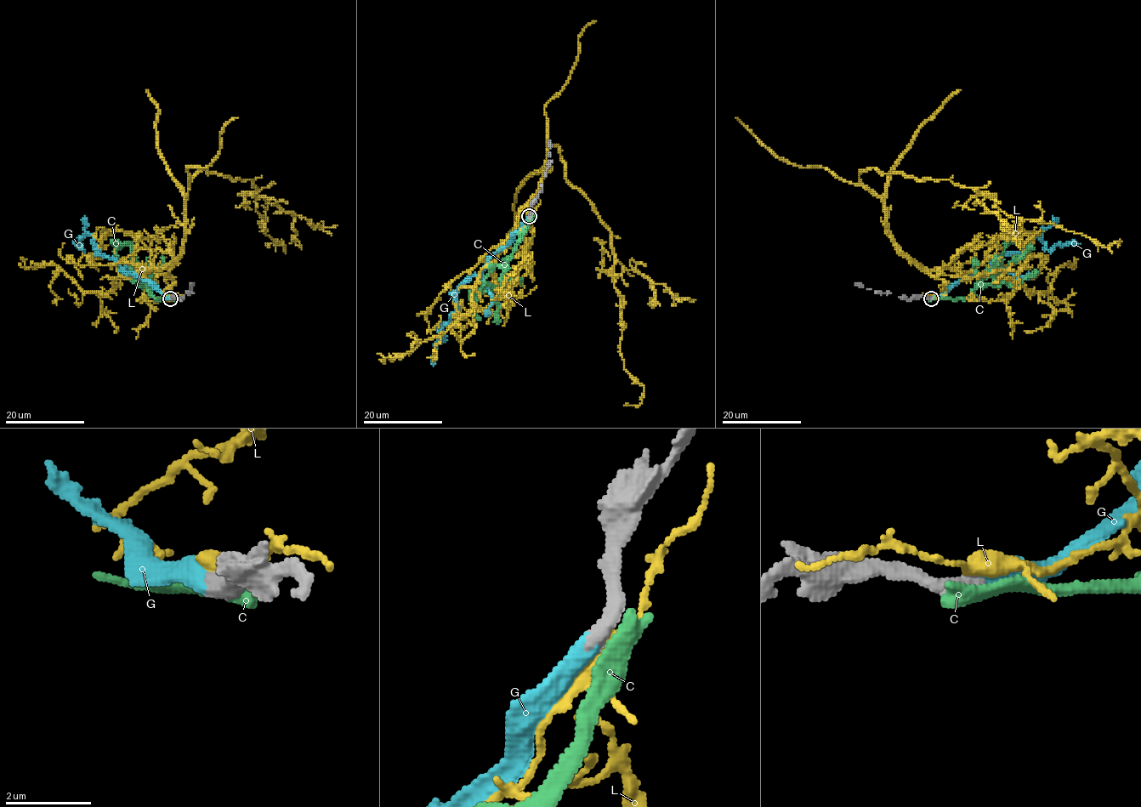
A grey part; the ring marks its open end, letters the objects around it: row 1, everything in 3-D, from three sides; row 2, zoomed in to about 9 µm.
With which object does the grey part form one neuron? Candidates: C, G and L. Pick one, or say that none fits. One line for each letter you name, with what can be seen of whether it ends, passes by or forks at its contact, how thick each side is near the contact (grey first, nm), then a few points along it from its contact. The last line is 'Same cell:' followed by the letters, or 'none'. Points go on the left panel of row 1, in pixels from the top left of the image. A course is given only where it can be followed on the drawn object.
G: it ends; calibres 440 and 480 nm; course (171, 298), (98, 252), (92, 236), (85, 234), (80, 241), (82, 248), (74, 244)
Same cell: G

